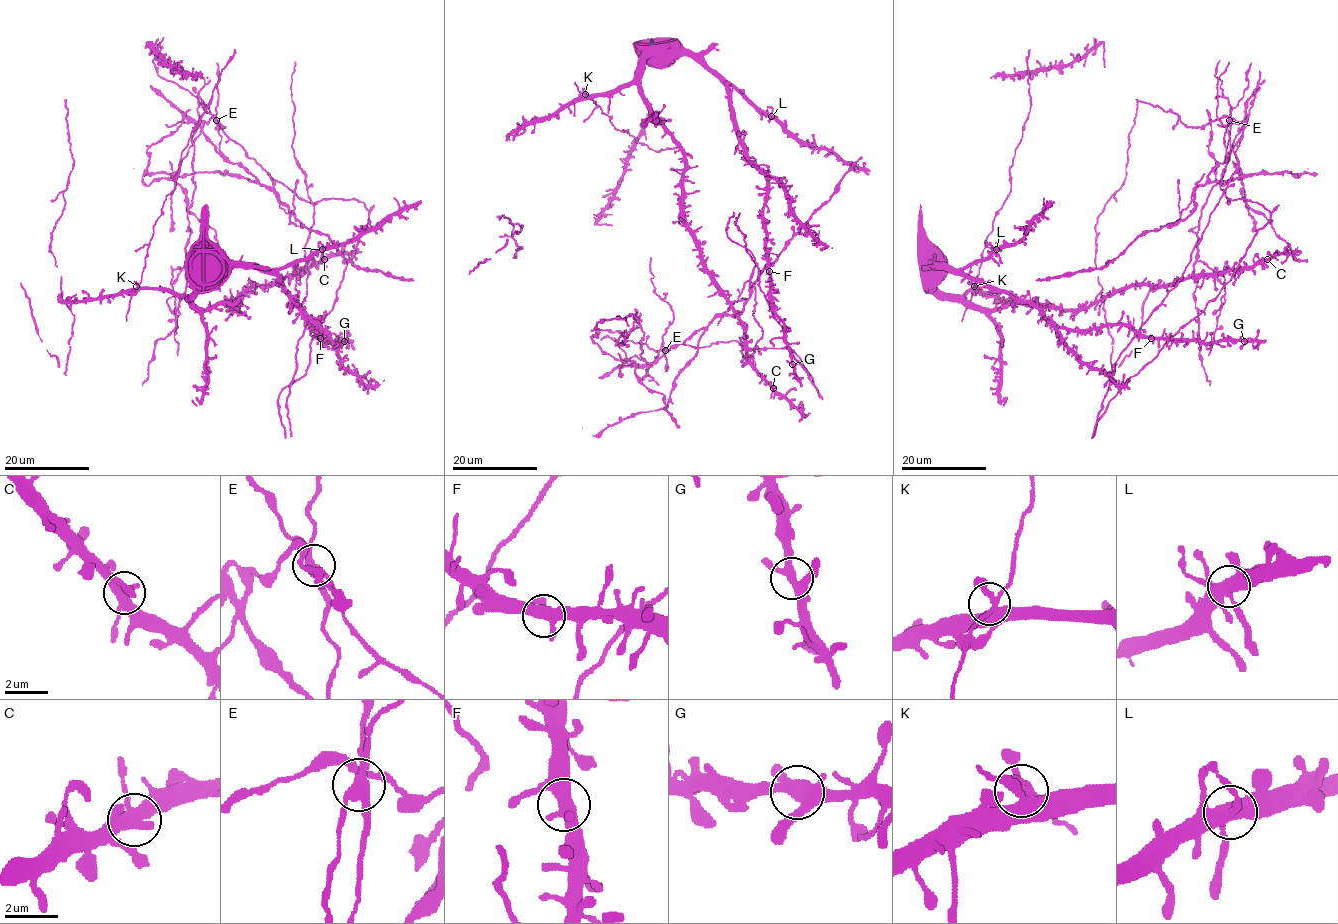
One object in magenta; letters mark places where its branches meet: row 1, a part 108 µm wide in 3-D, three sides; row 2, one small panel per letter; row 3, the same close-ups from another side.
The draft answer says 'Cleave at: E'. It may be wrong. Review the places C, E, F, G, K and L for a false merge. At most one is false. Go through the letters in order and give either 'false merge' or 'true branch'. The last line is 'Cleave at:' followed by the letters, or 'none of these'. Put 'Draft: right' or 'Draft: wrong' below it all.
C: true branch
E: false merge
F: true branch
G: true branch
K: true branch
L: true branch
Cleave at: E
Draft: right

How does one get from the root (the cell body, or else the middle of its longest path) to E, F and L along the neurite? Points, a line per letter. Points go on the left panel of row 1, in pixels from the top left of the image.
E: (214, 253), (271, 270), (317, 325), (319, 338), (368, 222), (365, 205), (354, 199), (301, 200), (216, 120)
F: (214, 253), (234, 262), (256, 263), (271, 270), (303, 314), (318, 328), (316, 330), (317, 325), (320, 338)
L: (214, 253), (236, 263), (254, 263), (266, 269), (282, 269), (307, 259), (322, 249)

